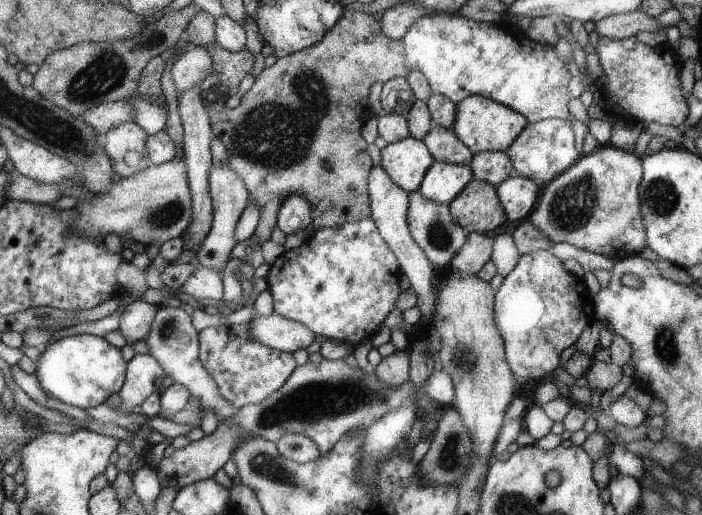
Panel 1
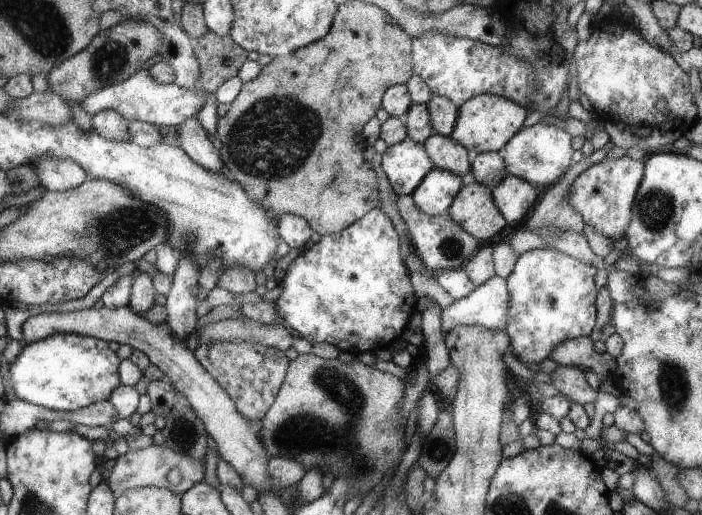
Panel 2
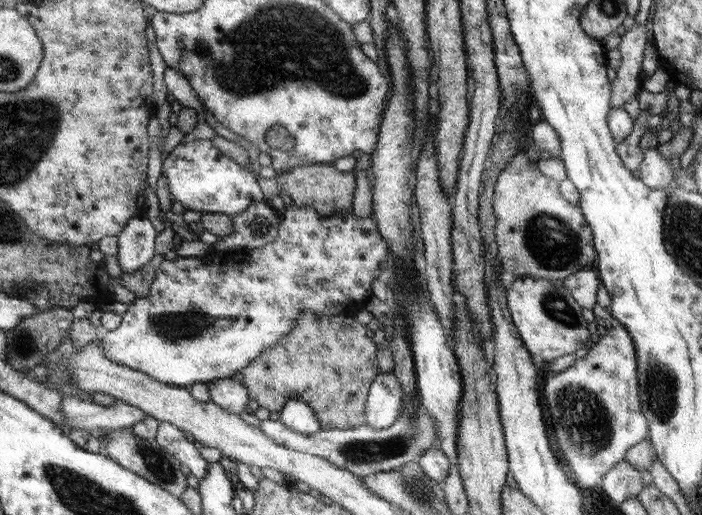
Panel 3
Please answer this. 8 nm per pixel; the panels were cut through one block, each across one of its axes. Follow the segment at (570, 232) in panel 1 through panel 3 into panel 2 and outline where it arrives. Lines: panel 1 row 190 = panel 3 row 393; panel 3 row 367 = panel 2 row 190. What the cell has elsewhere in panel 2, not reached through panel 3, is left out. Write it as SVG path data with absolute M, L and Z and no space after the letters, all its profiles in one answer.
M625 155L616 159L604 158L582 172L570 186L568 202L588 226L594 226L606 238L626 238L632 216L632 204L644 174L644 161Z

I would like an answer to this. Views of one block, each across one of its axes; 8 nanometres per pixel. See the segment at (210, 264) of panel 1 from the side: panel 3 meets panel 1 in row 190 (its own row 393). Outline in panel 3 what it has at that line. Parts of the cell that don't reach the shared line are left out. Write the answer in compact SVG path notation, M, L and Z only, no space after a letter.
M217 378L211 380L208 387L212 402L237 415L245 412L250 399L242 383L233 378Z

